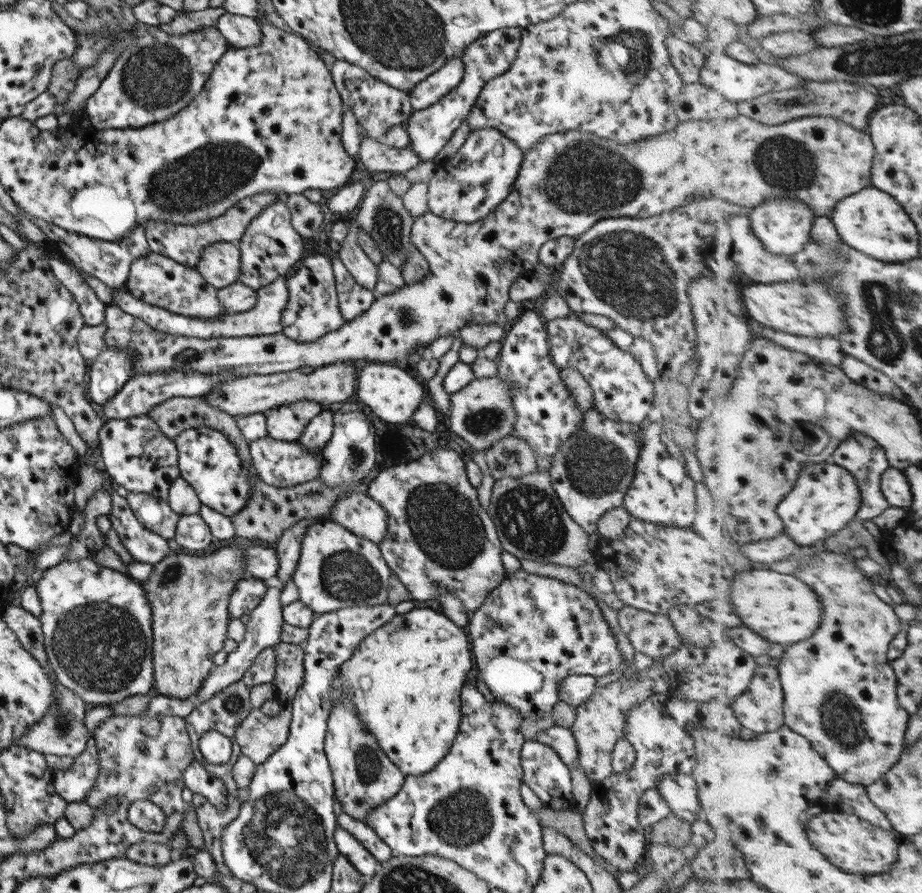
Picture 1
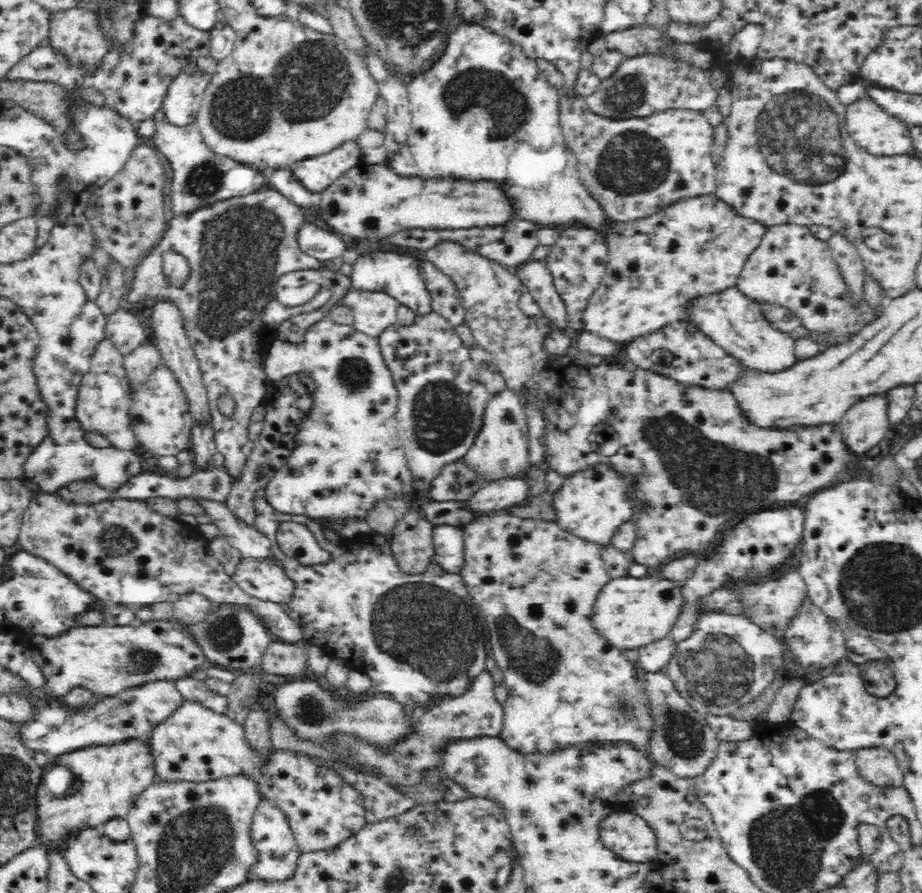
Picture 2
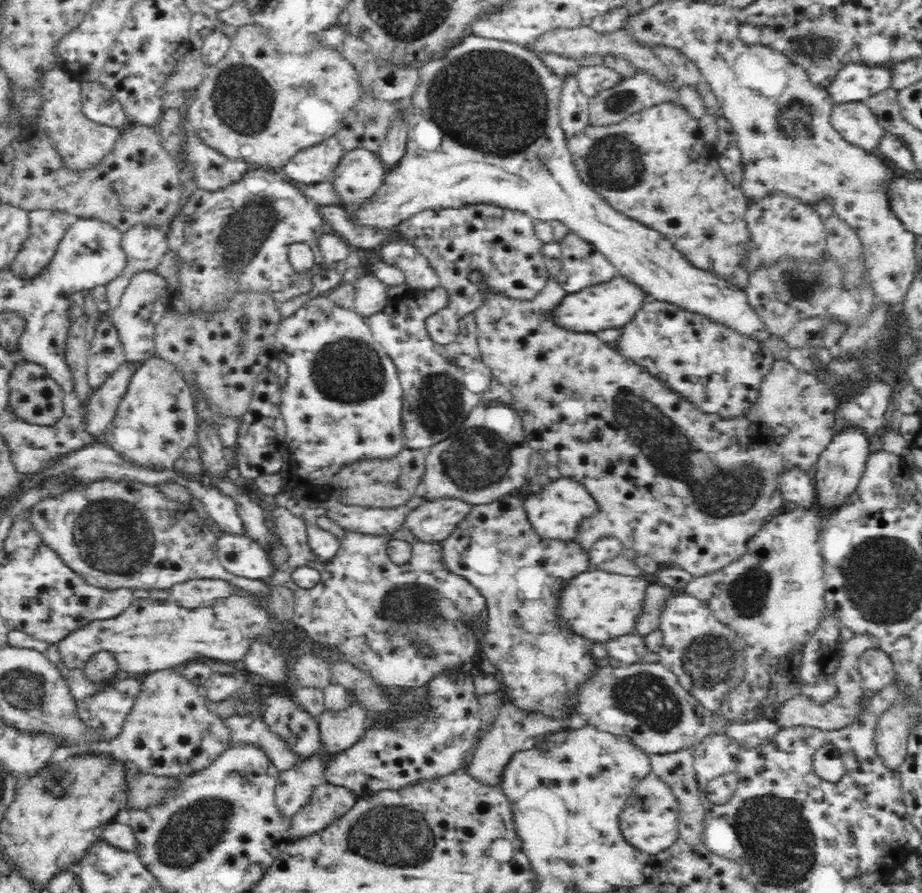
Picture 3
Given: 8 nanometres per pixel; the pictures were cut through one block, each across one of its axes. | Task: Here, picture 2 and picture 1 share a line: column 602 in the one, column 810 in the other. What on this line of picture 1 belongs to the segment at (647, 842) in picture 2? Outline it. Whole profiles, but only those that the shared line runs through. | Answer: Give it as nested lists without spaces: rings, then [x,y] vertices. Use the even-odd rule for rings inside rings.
[[[827,812],[812,818],[806,826],[806,833],[813,846],[822,852],[835,866],[851,874],[879,874],[889,872],[900,858],[901,835],[895,830],[885,830],[846,812]]]

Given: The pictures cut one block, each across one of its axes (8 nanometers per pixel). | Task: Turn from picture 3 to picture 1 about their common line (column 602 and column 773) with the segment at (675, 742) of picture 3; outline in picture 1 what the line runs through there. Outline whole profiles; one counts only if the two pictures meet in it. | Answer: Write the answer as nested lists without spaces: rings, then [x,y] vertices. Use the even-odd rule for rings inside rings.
[[[766,665],[758,667],[749,688],[731,705],[742,725],[760,734],[775,732],[786,724],[785,702],[780,670]]]

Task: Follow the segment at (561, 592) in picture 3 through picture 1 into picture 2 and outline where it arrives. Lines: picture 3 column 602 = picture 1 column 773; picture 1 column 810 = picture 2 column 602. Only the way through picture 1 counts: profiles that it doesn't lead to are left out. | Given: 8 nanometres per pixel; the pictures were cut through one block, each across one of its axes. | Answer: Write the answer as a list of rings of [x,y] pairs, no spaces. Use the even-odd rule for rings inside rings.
[[[656,575],[646,578],[630,577],[610,579],[595,594],[591,610],[594,631],[612,646],[632,650],[669,637],[670,630],[681,613],[683,594],[681,584]]]

